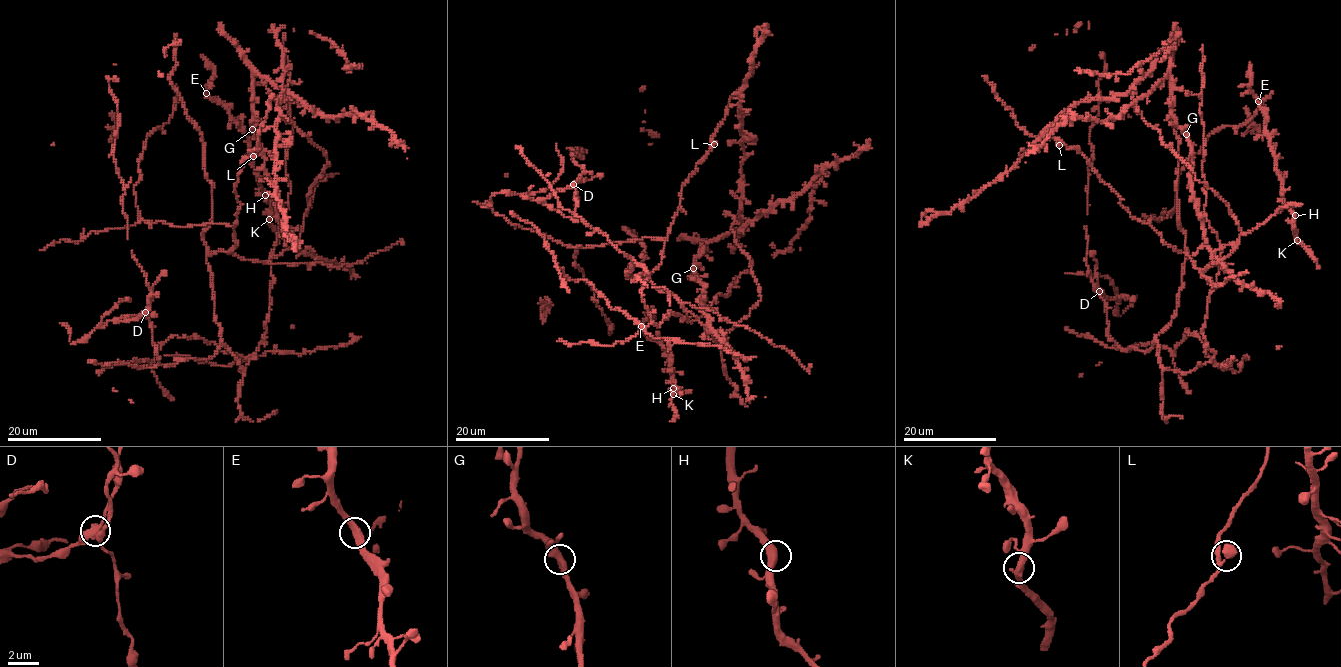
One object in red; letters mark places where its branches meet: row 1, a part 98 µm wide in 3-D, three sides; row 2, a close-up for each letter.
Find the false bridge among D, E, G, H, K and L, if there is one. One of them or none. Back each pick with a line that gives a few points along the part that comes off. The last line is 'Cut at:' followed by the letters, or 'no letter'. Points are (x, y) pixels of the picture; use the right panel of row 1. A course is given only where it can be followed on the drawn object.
Cut at: D

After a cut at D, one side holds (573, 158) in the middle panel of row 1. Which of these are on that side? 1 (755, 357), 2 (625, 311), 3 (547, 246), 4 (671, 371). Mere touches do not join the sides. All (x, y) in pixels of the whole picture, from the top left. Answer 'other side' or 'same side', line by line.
1: other side
2: other side
3: other side
4: same side

